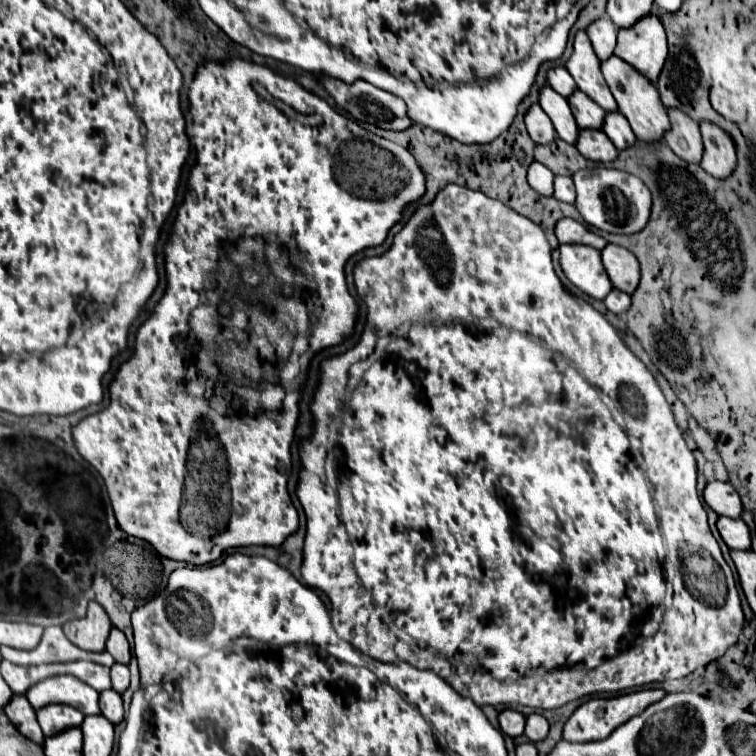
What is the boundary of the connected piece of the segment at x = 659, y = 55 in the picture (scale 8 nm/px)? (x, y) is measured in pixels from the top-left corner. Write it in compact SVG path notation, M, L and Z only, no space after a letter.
M648 15L636 25L620 29L614 55L636 67L636 71L640 71L648 81L656 83L668 55L666 33L660 19Z

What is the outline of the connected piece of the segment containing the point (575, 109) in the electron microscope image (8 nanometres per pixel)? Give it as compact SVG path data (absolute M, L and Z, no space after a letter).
M576 91L568 99L568 103L572 107L572 113L574 113L580 129L602 129L606 111L602 111L602 107L598 107L598 103L592 103L592 99L588 95L582 95L582 91Z

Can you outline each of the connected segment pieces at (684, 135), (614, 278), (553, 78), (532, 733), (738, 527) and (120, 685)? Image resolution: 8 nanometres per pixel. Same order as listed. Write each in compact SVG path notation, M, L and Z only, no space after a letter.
M668 109L668 115L672 129L664 135L664 141L680 159L686 159L688 163L700 163L704 147L698 123L678 109Z
M606 245L602 249L602 261L612 285L620 291L632 295L640 283L640 265L638 259L624 247Z
M554 67L554 69L550 69L550 71L548 71L548 85L550 85L556 93L560 93L562 97L566 97L566 99L576 91L576 83L574 83L574 79L568 75L566 67Z
M532 713L528 719L526 719L526 731L524 735L536 743L536 741L542 741L546 735L548 735L548 721L542 717L542 715L536 715Z
M720 517L716 525L718 525L718 531L720 531L724 543L730 549L740 549L740 551L750 549L750 529L742 519Z
M114 663L110 669L110 677L112 677L112 689L118 693L124 693L130 685L130 671L126 665Z

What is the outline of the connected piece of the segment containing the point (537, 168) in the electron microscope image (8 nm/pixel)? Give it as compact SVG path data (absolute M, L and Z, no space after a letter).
M534 161L528 169L528 183L534 191L538 191L544 197L552 197L552 181L554 181L554 173L550 169L546 169L542 163Z

